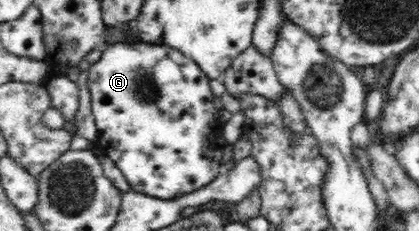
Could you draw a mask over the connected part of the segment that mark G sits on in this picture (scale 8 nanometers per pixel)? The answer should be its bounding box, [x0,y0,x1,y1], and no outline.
[88,41,228,200]

